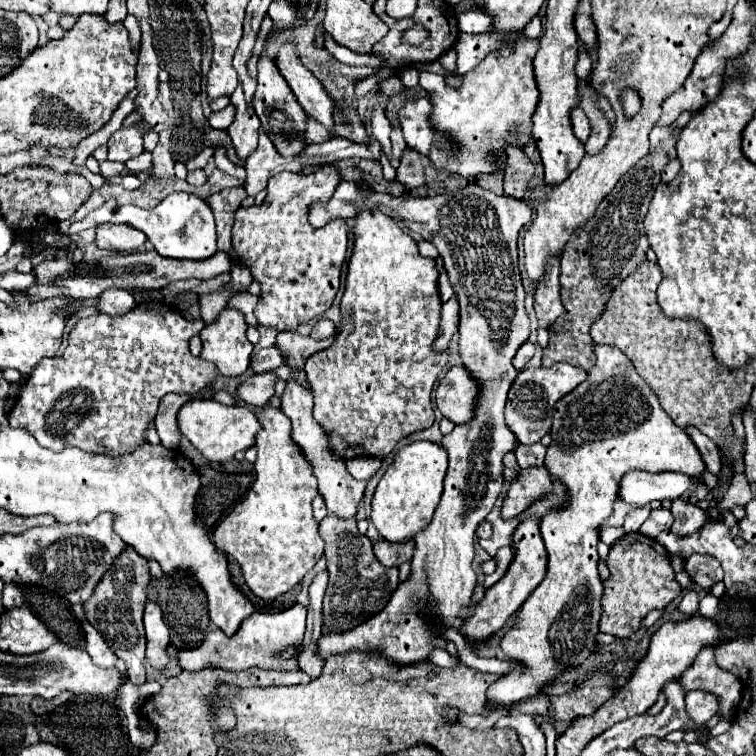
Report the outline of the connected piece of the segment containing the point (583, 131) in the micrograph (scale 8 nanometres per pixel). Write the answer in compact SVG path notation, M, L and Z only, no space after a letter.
M576 108L576 110L572 112L572 126L574 126L576 138L582 140L582 142L586 142L588 136L590 136L590 132L592 132L592 128L590 128L590 120L588 120L588 116L584 114L582 108Z

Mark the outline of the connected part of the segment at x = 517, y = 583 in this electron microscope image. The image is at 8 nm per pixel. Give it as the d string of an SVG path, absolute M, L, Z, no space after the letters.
M536 518L524 520L518 530L514 532L514 562L510 564L508 572L504 574L504 578L500 582L496 582L494 586L490 586L484 594L484 598L472 608L472 614L462 622L462 626L458 628L458 632L468 638L470 644L484 644L488 642L490 636L494 636L504 622L524 604L524 600L530 596L530 592L534 592L534 588L544 580L546 576L546 566L548 566L548 556L546 556L546 548L542 544L542 536L540 536L540 526L536 522Z

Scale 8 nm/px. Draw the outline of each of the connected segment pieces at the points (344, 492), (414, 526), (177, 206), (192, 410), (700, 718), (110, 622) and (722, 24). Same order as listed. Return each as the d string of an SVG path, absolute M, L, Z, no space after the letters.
M294 380L286 382L286 392L282 394L282 412L286 412L286 416L292 420L292 440L296 446L300 446L304 458L310 462L314 476L318 480L318 492L326 500L328 512L332 512L344 520L344 518L350 518L356 514L358 504L366 490L366 482L354 480L346 470L346 462L332 452L324 430L318 426L318 422L312 416L312 406L314 406L314 394L310 390L302 388Z
M412 442L404 446L394 462L388 466L386 474L376 486L372 498L372 516L376 530L388 542L408 542L414 540L416 532L424 530L442 496L444 476L448 468L448 456L440 444L434 442Z
M174 192L168 198L164 198L156 208L152 210L142 210L136 206L120 206L116 204L115 198L108 200L104 206L96 208L90 212L84 220L74 222L70 226L70 232L76 234L80 230L92 228L94 224L102 222L116 222L116 224L130 224L146 234L146 238L154 244L156 252L166 258L176 258L176 260L206 260L216 254L216 230L214 230L214 220L210 206L200 200L198 196L186 194L186 192Z
M190 400L178 410L178 428L210 462L226 462L232 460L238 450L254 446L260 422L244 406L224 406L216 400Z
M702 690L686 692L686 712L692 720L692 726L682 728L682 732L690 732L704 726L716 714L716 710L718 710L718 698L714 694Z
M126 546L124 552L116 556L110 570L96 584L94 594L82 604L88 622L98 630L98 634L112 648L112 652L120 660L124 660L128 680L134 684L142 684L146 680L146 672L144 672L144 648L146 648L144 638L146 636L144 636L142 614L144 614L144 604L146 604L148 582L150 582L148 560L138 556L130 546Z
M728 6L728 8L726 8L726 14L724 14L724 18L722 18L718 24L714 24L714 26L710 28L710 32L708 32L708 34L710 34L710 36L708 36L708 38L710 38L710 44L712 44L712 42L716 42L716 40L722 36L722 32L724 32L724 30L726 30L726 26L728 26L728 20L730 20L730 16L732 16L732 8Z

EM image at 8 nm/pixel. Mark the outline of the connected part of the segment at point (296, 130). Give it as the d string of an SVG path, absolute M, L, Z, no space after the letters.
M266 44L260 52L258 60L258 90L254 94L254 110L268 134L268 138L274 142L276 150L282 156L298 156L302 152L302 132L306 128L306 112L298 104L292 88L288 82L282 78L274 58L266 54Z

